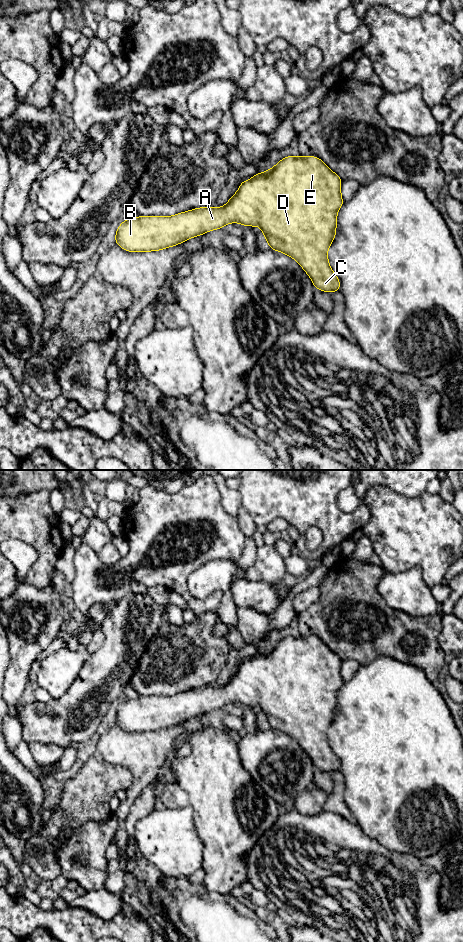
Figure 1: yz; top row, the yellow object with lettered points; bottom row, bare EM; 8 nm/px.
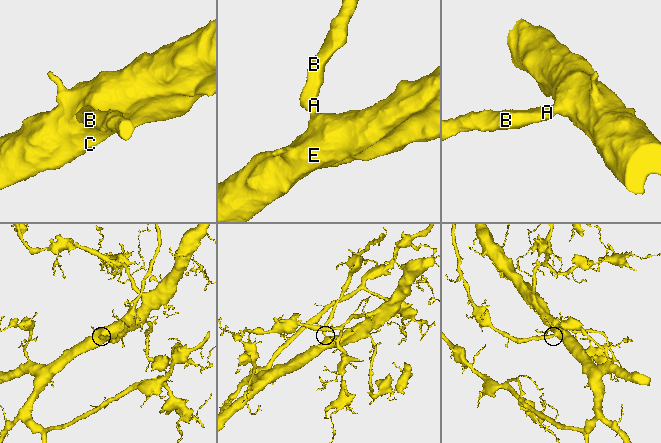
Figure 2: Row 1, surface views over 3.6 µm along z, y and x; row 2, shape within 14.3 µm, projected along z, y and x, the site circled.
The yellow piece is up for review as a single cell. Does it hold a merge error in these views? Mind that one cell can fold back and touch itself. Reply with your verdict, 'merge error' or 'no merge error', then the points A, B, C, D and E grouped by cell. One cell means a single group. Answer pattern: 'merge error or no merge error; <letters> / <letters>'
no merge error; A B C D E

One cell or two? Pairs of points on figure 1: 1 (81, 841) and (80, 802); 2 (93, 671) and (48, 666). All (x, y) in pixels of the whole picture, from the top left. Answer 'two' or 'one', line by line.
1: two
2: two

